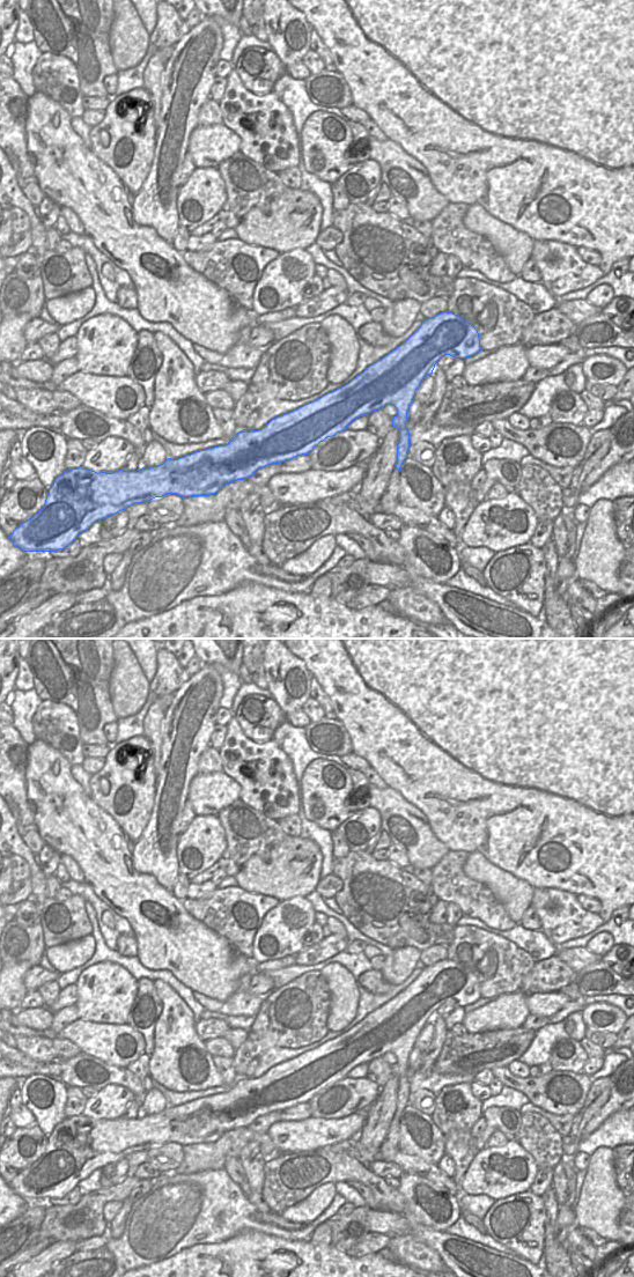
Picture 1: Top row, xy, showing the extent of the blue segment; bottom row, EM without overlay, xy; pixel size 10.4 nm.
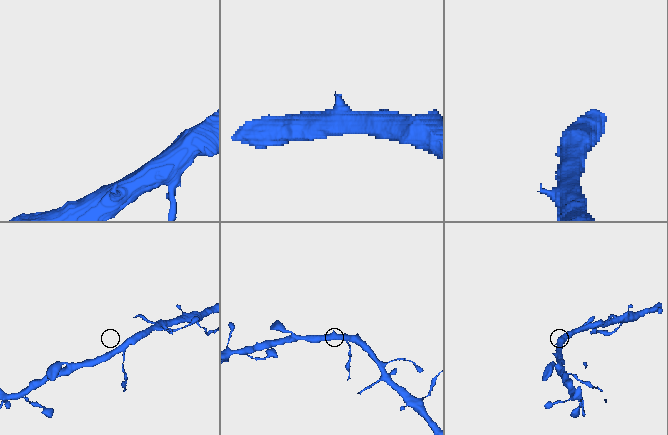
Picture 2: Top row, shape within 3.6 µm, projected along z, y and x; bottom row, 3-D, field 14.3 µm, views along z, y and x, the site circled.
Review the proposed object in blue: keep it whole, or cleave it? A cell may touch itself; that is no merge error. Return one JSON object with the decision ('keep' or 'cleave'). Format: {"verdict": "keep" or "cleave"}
{"verdict": "cleave"}

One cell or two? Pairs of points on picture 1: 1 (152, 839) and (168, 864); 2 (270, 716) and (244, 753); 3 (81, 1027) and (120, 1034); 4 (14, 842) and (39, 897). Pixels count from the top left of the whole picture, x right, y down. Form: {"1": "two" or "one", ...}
{"1": "one", "2": "two", "3": "one", "4": "one"}

